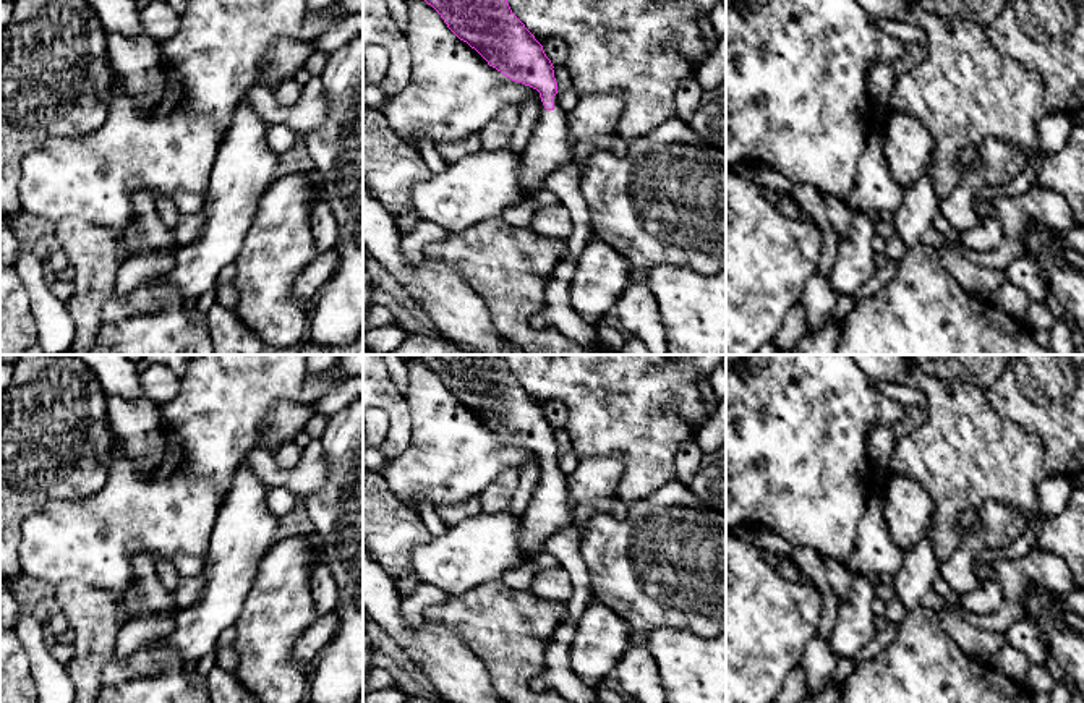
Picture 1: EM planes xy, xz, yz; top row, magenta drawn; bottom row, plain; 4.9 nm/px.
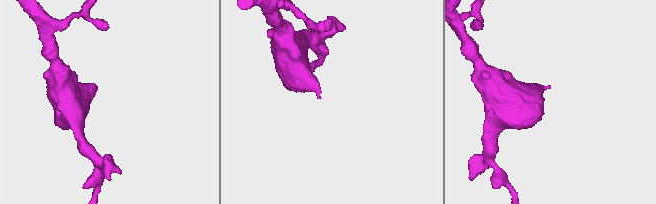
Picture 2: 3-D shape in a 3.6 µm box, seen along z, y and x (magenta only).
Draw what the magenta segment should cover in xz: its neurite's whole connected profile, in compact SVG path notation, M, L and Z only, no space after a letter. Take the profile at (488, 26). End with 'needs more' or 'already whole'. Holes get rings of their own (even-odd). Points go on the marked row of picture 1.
M425 0L447 28L489 66L512 81L540 92L543 107L533 134L522 152L520 185L525 193L543 190L544 178L574 160L574 138L567 113L556 99L554 66L543 45L512 13L507 0Z; needs more

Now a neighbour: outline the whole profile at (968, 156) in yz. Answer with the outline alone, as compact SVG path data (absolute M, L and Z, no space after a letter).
M966 146L959 151L956 157L956 167L959 172L962 172L967 165L979 164L979 156L975 152L975 146Z

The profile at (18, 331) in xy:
M0 262L0 355L23 355L37 339L28 292L15 267Z

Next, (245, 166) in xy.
M300 39L272 42L258 81L238 100L214 157L203 230L190 246L177 248L177 264L169 274L144 282L123 298L131 309L154 306L156 282L175 287L185 298L198 298L217 283L225 266L235 262L262 194L277 178L280 159L267 143L269 125L251 105L248 92L254 87L272 91L277 83L295 78L313 50L313 44Z

